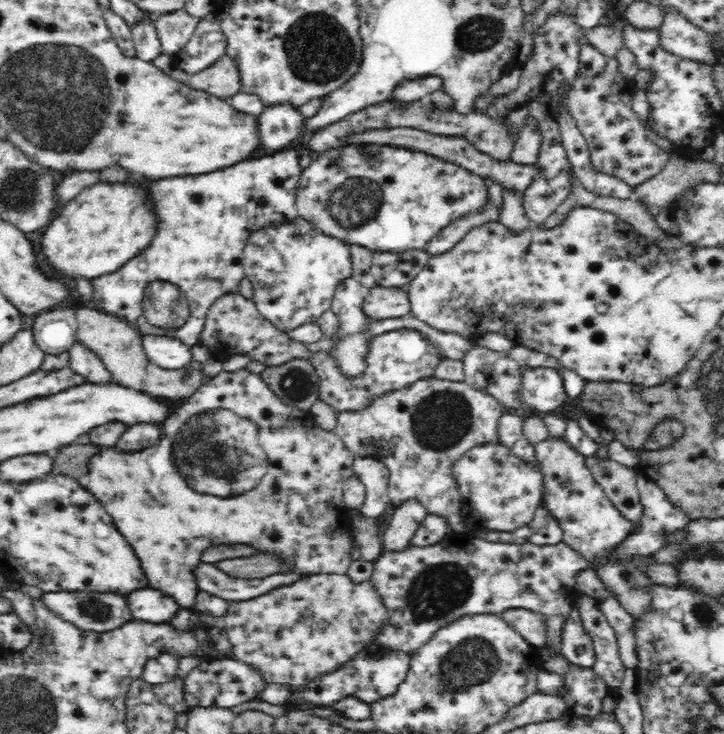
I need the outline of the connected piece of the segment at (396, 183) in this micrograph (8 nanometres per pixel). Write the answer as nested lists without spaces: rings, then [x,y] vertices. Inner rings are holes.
[[[346,144],[340,148],[332,148],[320,153],[318,157],[312,159],[311,164],[307,168],[303,169],[297,182],[295,209],[297,210],[297,216],[311,222],[313,228],[348,245],[358,244],[358,246],[366,246],[366,248],[370,248],[374,252],[401,253],[412,249],[425,249],[432,237],[435,237],[445,226],[448,226],[448,223],[451,223],[460,215],[470,211],[477,211],[487,198],[488,194],[484,179],[479,174],[474,173],[474,171],[466,169],[460,163],[448,161],[448,159],[444,159],[441,156],[433,156],[429,152],[411,150],[411,148],[405,148],[404,146]]]

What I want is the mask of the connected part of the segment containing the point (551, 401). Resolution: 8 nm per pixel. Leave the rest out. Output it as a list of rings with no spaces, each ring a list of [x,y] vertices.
[[[522,367],[522,397],[532,413],[560,408],[568,401],[560,369]]]

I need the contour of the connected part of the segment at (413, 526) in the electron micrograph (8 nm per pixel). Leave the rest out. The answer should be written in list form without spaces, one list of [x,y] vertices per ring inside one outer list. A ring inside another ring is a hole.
[[[416,498],[400,503],[390,517],[388,528],[383,530],[385,550],[404,550],[427,514],[427,509]]]

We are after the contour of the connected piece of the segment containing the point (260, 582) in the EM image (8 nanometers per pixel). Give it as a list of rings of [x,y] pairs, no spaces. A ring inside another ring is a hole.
[[[201,563],[196,570],[196,581],[200,591],[206,591],[220,598],[233,601],[243,601],[267,593],[282,585],[290,585],[305,575],[300,571],[284,571],[262,578],[234,577],[214,563]]]

